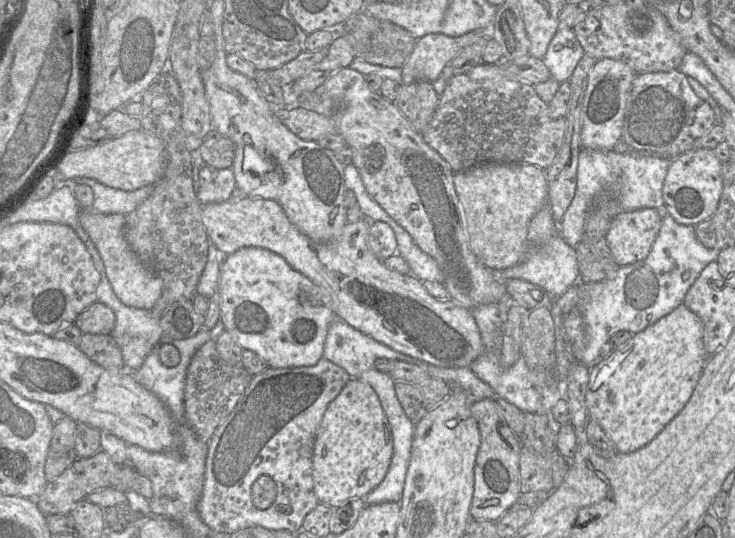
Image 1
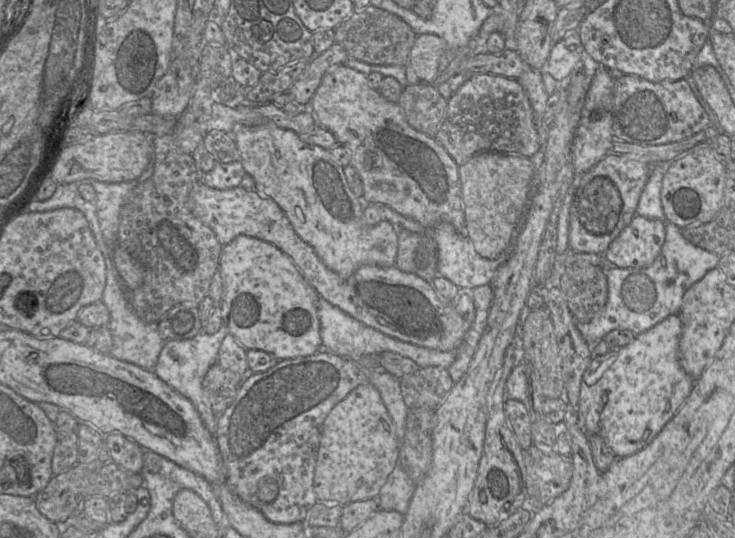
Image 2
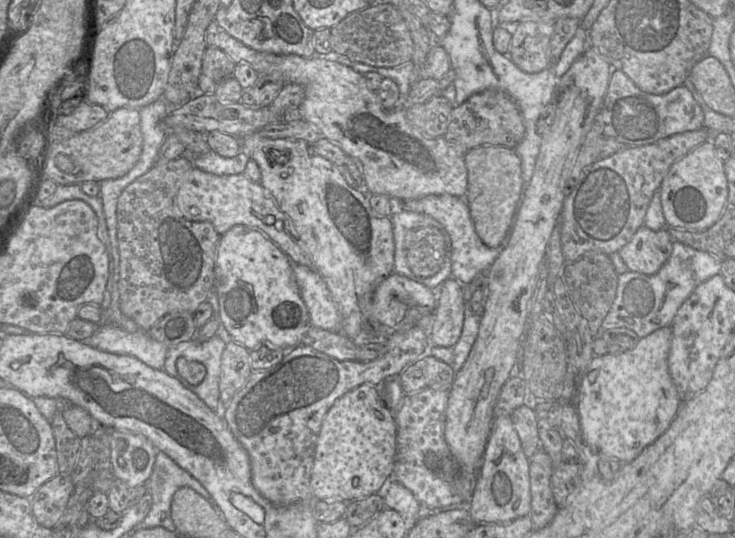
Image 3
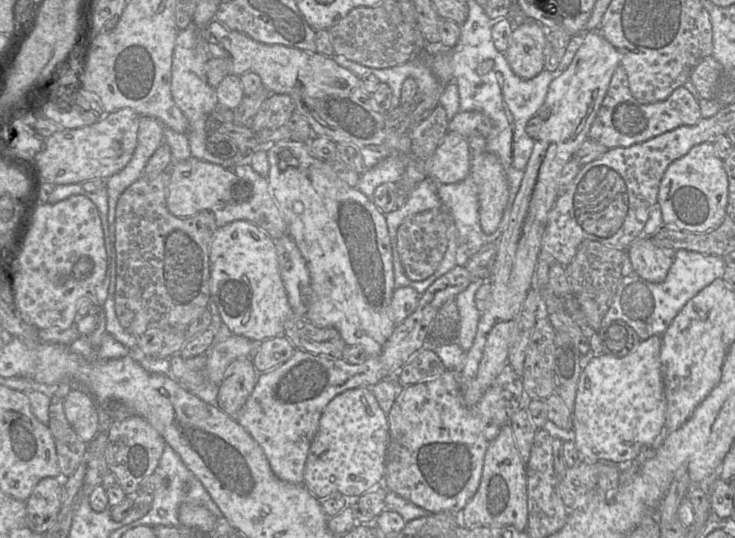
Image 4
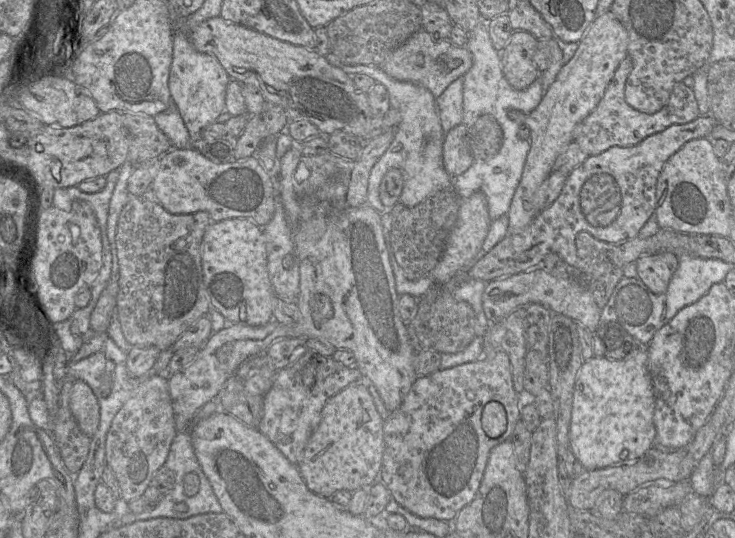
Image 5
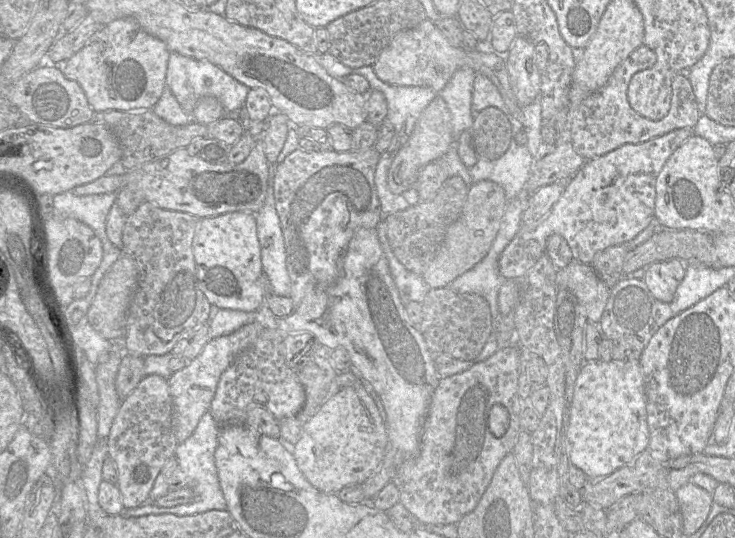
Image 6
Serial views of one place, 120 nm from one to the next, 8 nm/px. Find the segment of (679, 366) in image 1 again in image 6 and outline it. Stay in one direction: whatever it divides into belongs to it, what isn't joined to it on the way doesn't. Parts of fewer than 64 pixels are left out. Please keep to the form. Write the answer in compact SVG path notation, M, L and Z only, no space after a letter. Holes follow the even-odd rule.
M639 360L626 362L584 362L576 379L573 398L569 406L569 461L586 475L587 480L604 478L631 463L648 448L649 428L647 424L644 379Z

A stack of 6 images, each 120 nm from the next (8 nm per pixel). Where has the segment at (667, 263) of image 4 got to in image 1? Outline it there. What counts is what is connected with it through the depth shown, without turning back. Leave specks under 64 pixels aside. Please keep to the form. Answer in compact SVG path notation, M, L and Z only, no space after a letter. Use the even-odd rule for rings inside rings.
M655 208L620 211L613 218L605 239L619 267L642 261L648 256L661 220Z

